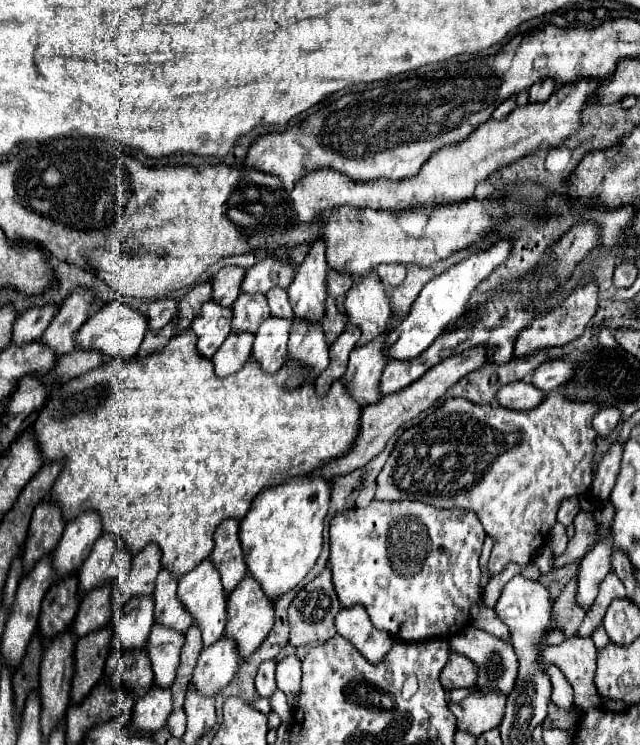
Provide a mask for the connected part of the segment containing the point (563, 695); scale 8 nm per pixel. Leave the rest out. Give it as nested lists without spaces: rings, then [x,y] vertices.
[[[549,665],[549,667],[547,667],[547,675],[549,675],[549,681],[551,681],[551,685],[553,685],[551,701],[553,701],[557,707],[569,709],[569,707],[574,704],[573,687],[571,687],[571,683],[565,679],[565,675],[561,673],[561,669],[555,667],[555,665]]]

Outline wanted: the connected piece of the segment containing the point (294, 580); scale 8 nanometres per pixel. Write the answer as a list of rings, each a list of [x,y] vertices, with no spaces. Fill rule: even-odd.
[[[295,475],[287,477],[281,483],[273,483],[265,487],[253,501],[249,513],[241,521],[241,547],[247,561],[249,573],[261,583],[263,591],[277,599],[279,595],[293,589],[315,565],[321,549],[323,549],[323,521],[327,517],[327,509],[331,503],[331,483],[323,477],[307,477],[307,475]]]

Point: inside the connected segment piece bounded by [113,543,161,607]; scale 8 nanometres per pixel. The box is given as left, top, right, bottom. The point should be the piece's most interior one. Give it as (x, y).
(147, 563)

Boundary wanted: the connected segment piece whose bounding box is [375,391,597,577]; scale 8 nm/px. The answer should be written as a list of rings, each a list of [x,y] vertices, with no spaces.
[[[551,391],[545,401],[527,411],[527,413],[521,413],[521,411],[507,411],[503,407],[489,407],[489,405],[473,405],[471,401],[463,399],[463,397],[453,397],[453,399],[447,399],[443,407],[435,409],[429,417],[425,417],[419,425],[413,425],[409,427],[395,443],[383,471],[379,473],[377,477],[377,499],[381,501],[403,501],[403,499],[409,499],[409,501],[421,501],[421,503],[429,503],[433,507],[445,507],[445,509],[469,509],[469,511],[475,511],[479,521],[483,523],[485,527],[485,533],[491,535],[495,539],[495,547],[491,551],[491,557],[489,557],[489,573],[491,577],[497,575],[507,563],[517,563],[521,567],[529,565],[531,563],[531,557],[533,553],[545,545],[545,537],[549,535],[549,531],[553,529],[553,525],[557,523],[555,521],[555,513],[559,509],[559,503],[567,497],[579,497],[587,491],[587,487],[591,485],[591,471],[593,471],[593,451],[595,451],[595,431],[591,427],[591,417],[595,415],[597,407],[595,403],[575,403],[575,401],[567,401],[563,399],[561,391]]]

